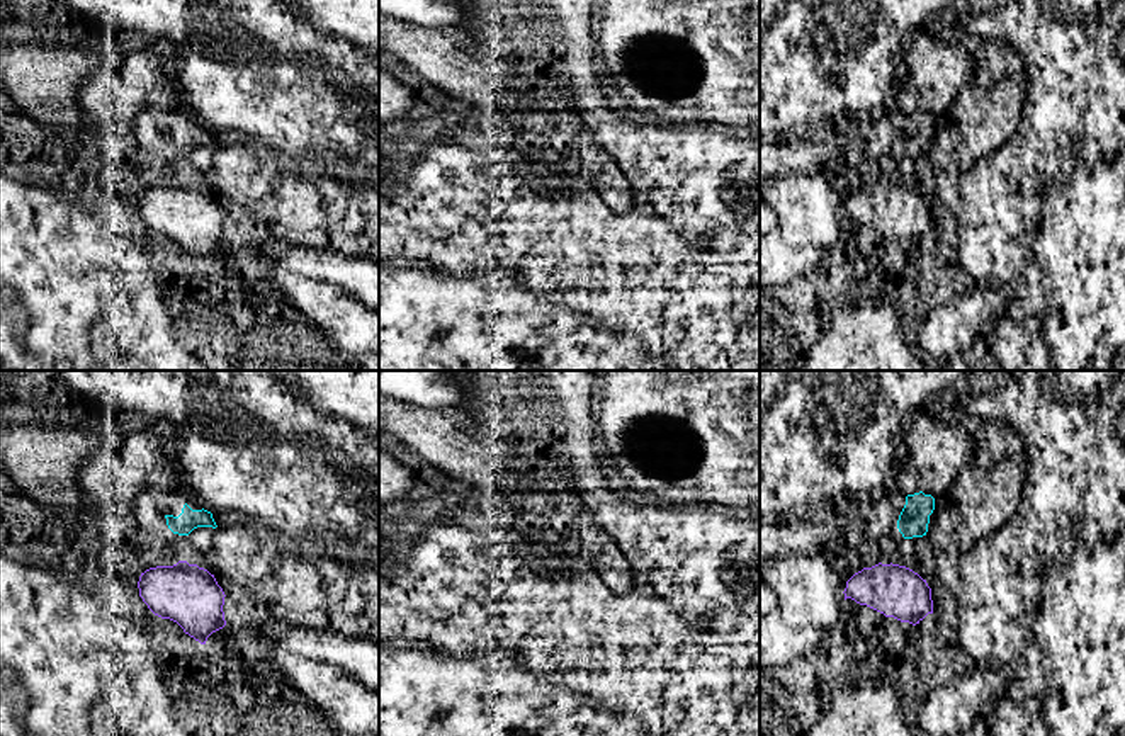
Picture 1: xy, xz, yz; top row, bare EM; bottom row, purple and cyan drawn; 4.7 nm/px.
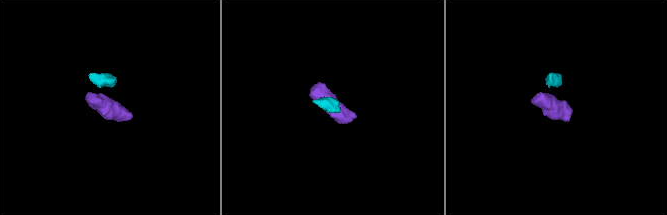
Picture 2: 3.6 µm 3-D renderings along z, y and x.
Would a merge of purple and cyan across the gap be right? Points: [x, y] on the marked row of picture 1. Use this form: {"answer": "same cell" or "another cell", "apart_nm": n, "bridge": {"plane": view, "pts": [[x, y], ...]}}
{"answer": "another cell", "apart_nm": 130, "bridge": {"plane": "xy", "pts": [[179, 561], [179, 534]]}}

